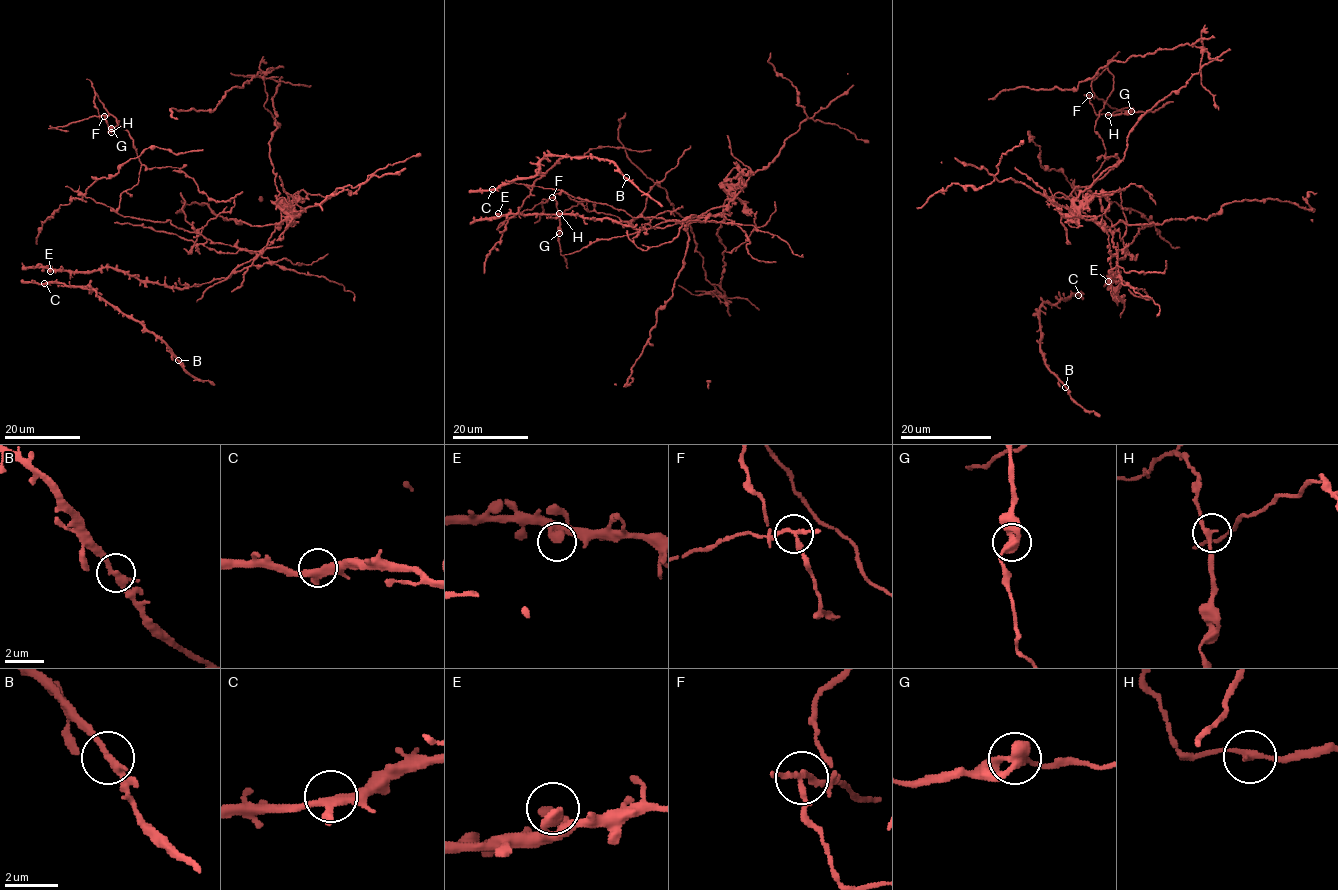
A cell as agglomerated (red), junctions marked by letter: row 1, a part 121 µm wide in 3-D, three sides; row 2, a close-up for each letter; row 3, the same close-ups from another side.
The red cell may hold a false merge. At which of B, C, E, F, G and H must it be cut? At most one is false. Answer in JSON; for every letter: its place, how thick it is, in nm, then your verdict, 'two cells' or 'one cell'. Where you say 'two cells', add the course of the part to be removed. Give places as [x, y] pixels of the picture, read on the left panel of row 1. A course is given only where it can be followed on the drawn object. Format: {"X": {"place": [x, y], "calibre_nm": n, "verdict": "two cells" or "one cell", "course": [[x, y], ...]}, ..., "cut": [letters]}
{"B": {"place": [178, 360], "calibre_nm": 280, "verdict": "one cell"}, "C": {"place": [44, 283], "calibre_nm": 320, "verdict": "one cell"}, "E": {"place": [50, 271], "calibre_nm": 440, "verdict": "one cell"}, "F": {"place": [104, 116], "calibre_nm": 190, "verdict": "two cells", "course": [[104, 115], [95, 94], [141, 164], [117, 212], [260, 251], [288, 215], [269, 69], [177, 119]]}, "G": {"place": [111, 128], "calibre_nm": 440, "verdict": "one cell"}, "H": {"place": [111, 132], "calibre_nm": 220, "verdict": "one cell"}, "cut": ["F"]}

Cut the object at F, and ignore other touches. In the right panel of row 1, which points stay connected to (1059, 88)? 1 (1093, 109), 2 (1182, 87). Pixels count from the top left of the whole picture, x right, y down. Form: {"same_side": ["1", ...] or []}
{"same_side": ["2"]}

